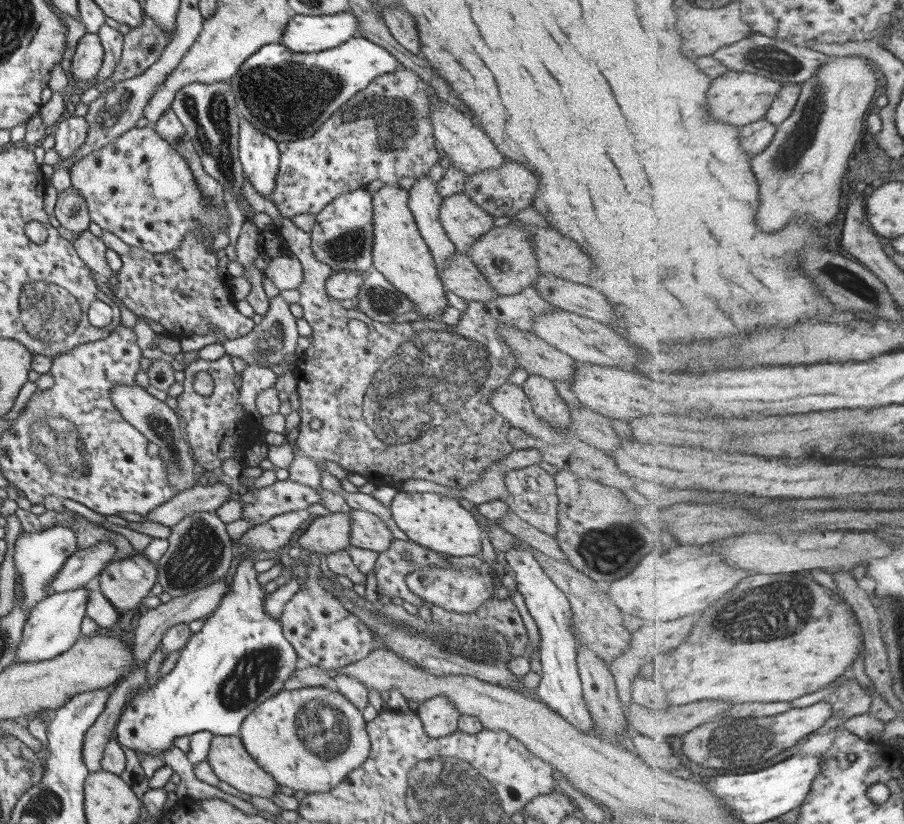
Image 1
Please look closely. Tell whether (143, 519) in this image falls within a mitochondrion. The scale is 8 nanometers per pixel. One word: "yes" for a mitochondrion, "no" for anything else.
no

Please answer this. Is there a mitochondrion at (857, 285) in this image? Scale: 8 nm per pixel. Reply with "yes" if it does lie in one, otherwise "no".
yes

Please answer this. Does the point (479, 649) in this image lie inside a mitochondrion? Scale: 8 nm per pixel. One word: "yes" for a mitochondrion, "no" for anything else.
yes

